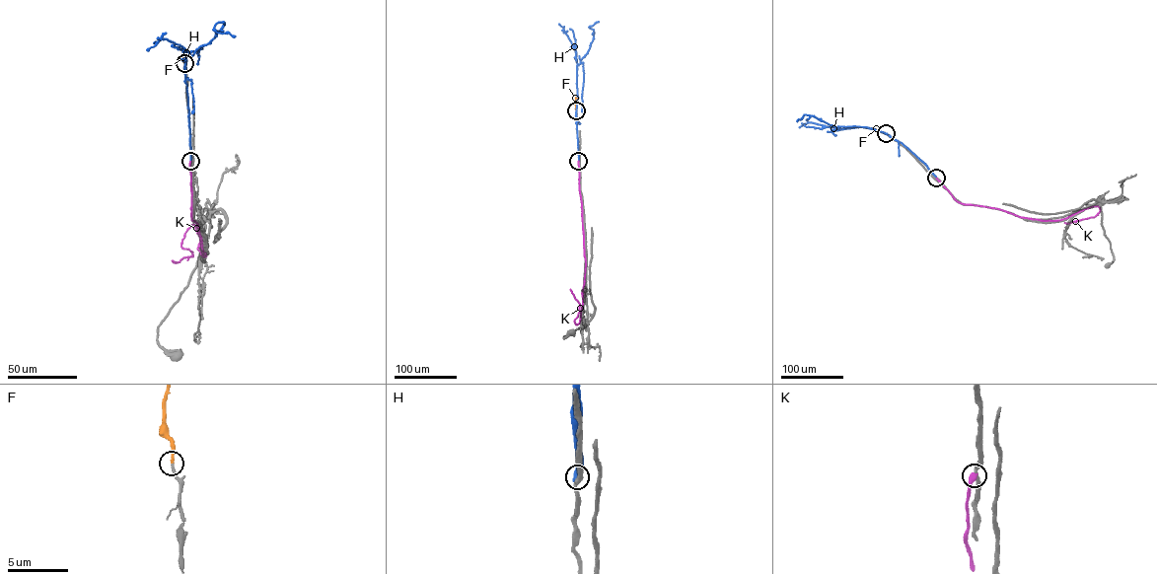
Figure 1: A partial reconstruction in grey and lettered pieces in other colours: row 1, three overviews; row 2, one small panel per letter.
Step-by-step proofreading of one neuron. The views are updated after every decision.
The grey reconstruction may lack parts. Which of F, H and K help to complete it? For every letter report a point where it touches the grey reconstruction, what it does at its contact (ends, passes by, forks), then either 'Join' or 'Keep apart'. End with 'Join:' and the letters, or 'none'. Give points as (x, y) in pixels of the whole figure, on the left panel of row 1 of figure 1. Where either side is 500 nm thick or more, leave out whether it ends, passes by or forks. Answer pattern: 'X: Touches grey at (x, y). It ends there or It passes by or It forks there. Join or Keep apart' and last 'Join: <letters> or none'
F: Touches grey at (184, 63). It ends there. Join
H: Touches grey at (190, 160). It ends there. Keep apart
K: Touches grey at (190, 161). It ends there. Keep apart
Join: F

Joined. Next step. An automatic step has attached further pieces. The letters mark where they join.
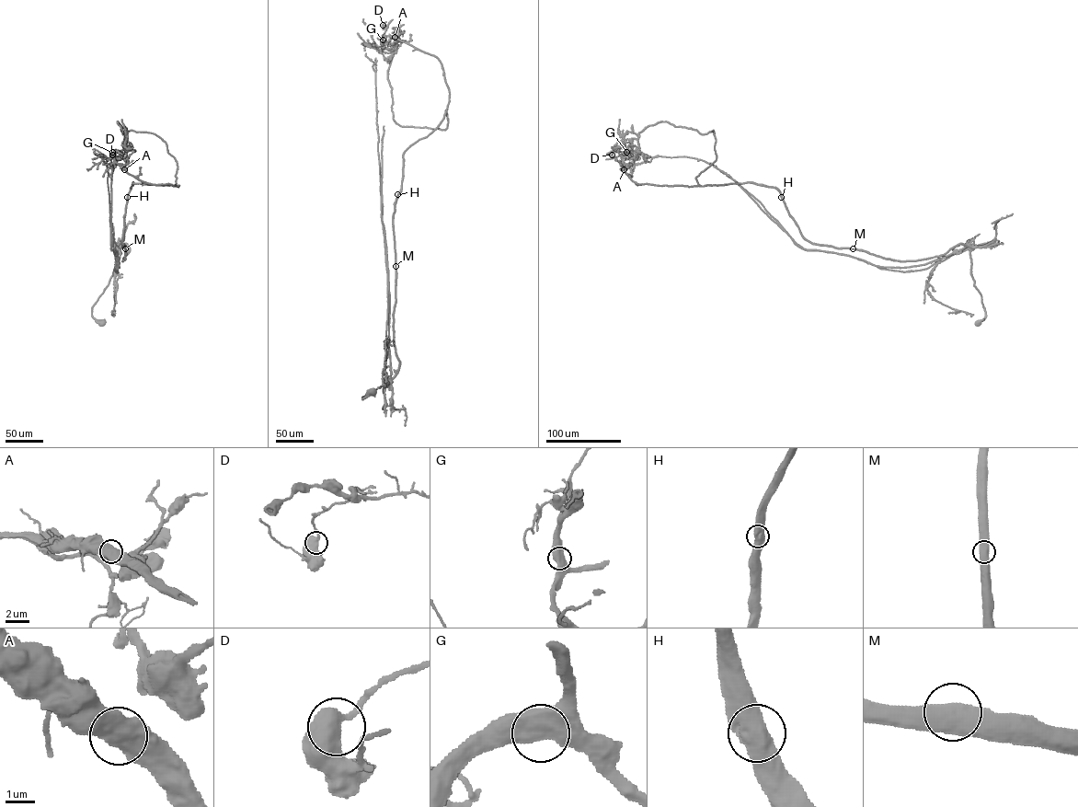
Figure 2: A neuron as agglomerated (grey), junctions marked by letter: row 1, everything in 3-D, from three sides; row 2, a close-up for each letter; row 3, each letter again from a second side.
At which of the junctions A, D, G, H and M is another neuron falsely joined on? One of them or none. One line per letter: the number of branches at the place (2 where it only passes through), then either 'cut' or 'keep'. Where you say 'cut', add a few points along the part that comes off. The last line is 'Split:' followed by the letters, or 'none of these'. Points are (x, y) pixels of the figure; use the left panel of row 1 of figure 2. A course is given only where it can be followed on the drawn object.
A: branches 2; keep
D: branches 2; keep
G: branches 2; keep
H: branches 2; keep
M: branches 2; keep
Split: none of these

